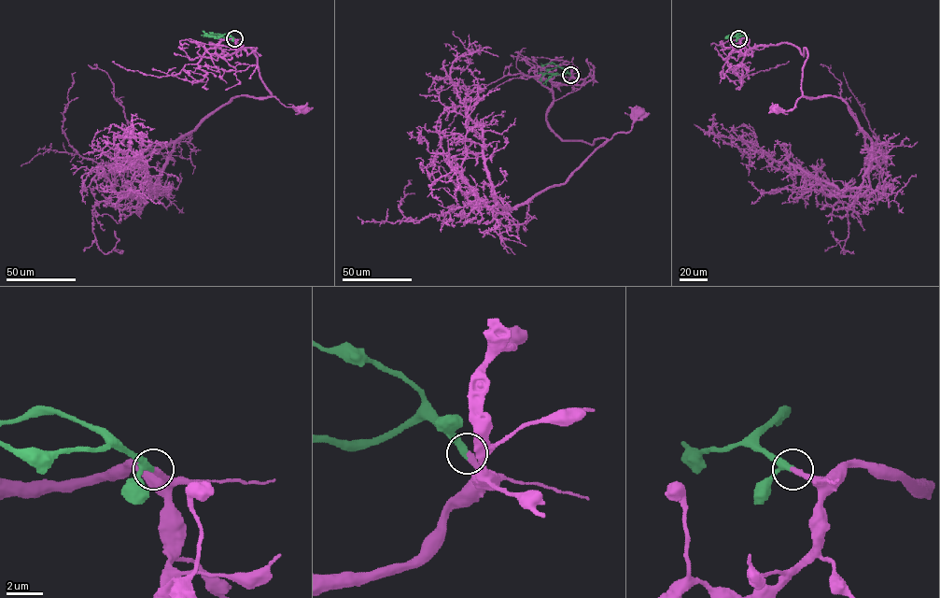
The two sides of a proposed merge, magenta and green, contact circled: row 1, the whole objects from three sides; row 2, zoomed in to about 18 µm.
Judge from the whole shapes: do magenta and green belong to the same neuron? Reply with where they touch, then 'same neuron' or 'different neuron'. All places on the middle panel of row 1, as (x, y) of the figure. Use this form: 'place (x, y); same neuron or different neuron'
place (570, 75); same neuron

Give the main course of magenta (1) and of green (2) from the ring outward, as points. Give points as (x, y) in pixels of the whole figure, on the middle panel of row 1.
1: (570, 76), (552, 87), (548, 113), (548, 125), (562, 139), (609, 139), (628, 132), (637, 112)
2: (570, 76), (568, 73), (545, 73), (541, 81)

